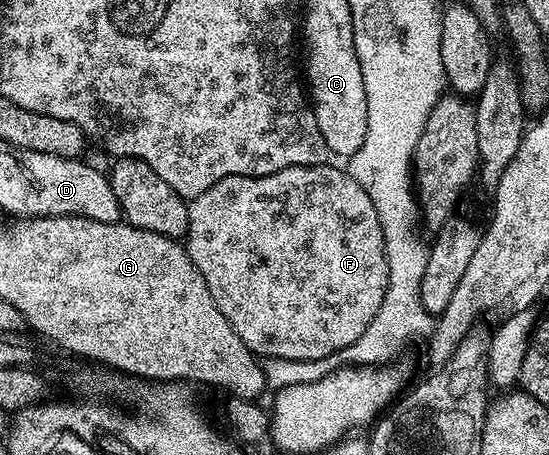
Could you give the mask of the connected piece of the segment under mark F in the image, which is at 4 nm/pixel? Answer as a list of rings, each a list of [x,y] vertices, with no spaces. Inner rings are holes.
[[[334,164],[298,165],[285,167],[276,173],[260,177],[245,175],[229,175],[209,191],[201,191],[201,195],[190,198],[187,214],[187,236],[185,248],[191,256],[191,262],[201,271],[201,279],[205,279],[205,287],[209,287],[209,295],[213,295],[213,303],[217,303],[217,311],[229,319],[233,331],[241,335],[241,343],[249,347],[252,353],[260,359],[276,357],[289,360],[322,359],[333,352],[341,351],[361,338],[371,320],[377,315],[387,290],[387,256],[385,255],[385,239],[381,231],[381,223],[377,219],[377,211],[373,207],[373,199],[365,195],[365,187],[353,179],[346,168],[334,169]]]

